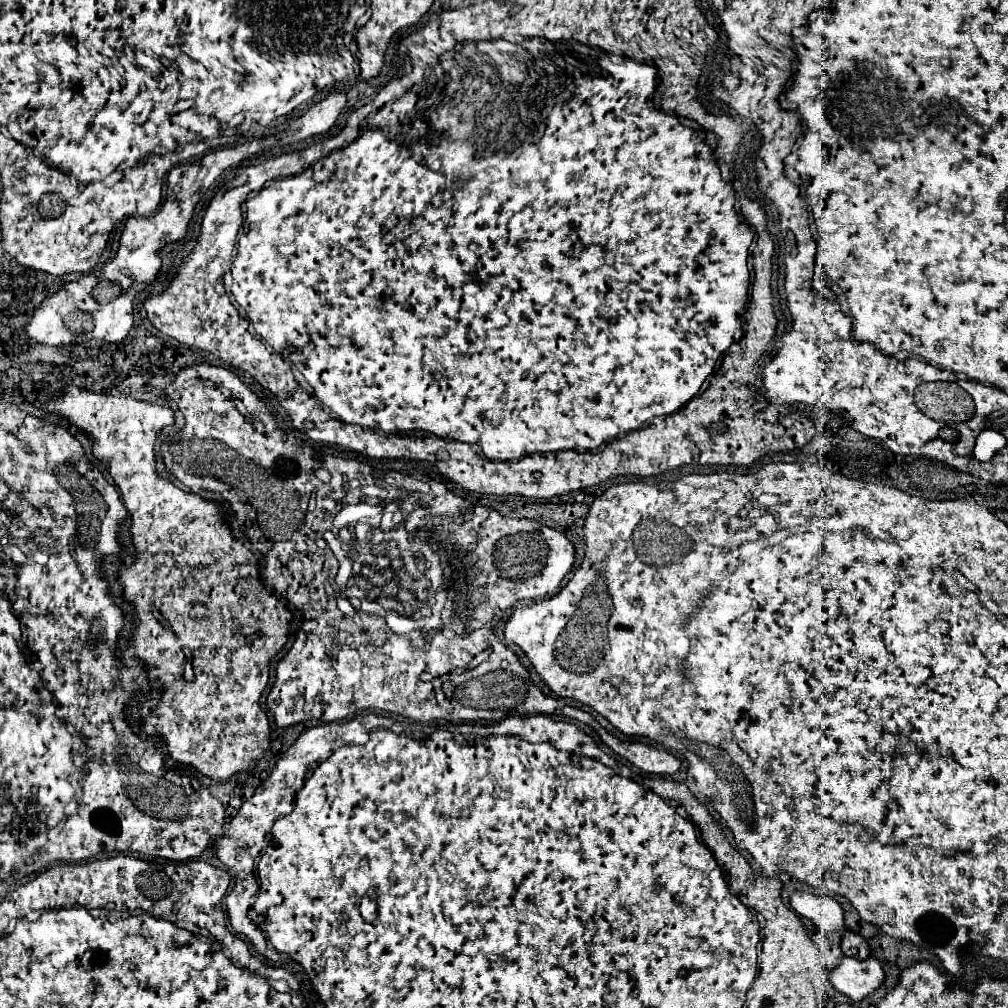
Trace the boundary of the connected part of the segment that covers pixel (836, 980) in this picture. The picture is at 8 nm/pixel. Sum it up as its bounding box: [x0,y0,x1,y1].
[830,956,884,1002]

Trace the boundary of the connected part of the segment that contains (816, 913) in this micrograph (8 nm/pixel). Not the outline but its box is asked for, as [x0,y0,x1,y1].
[790,892,846,934]

